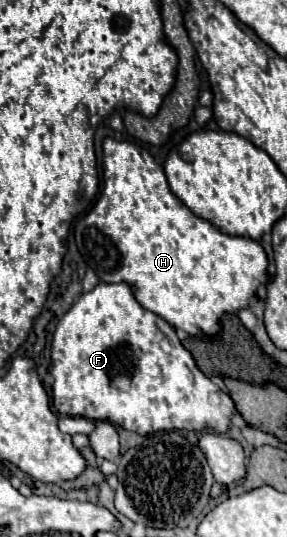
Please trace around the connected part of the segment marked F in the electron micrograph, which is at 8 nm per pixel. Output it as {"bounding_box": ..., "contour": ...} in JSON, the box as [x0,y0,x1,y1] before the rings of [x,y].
{"bounding_box":[51,283,237,435],"contour":[[[99,283],[93,291],[83,293],[79,297],[79,301],[73,303],[73,307],[63,315],[63,319],[57,323],[57,329],[53,333],[53,343],[51,343],[51,377],[53,377],[53,405],[61,415],[79,415],[79,417],[93,419],[93,421],[109,421],[127,431],[135,431],[139,435],[151,435],[157,431],[205,431],[205,429],[217,431],[217,433],[227,433],[231,419],[237,413],[231,397],[199,371],[195,359],[183,349],[183,345],[179,341],[175,341],[173,329],[159,315],[155,315],[153,311],[139,305],[139,301],[135,299],[135,295],[127,283],[117,283],[117,285]]]}

